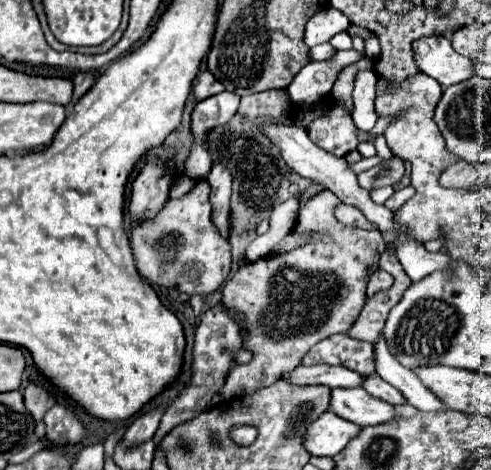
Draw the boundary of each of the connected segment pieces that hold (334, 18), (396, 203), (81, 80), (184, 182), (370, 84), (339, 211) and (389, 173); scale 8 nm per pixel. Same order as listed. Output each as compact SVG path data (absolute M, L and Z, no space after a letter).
M324 8L318 14L314 14L306 24L306 32L304 32L306 46L312 48L316 44L324 44L334 34L344 32L348 26L350 26L350 20L340 10Z
M406 186L406 188L400 188L398 192L394 192L392 198L388 198L384 204L390 206L390 210L398 210L406 200L410 200L414 196L414 188L412 186Z
M80 72L80 74L76 74L76 78L74 78L74 98L72 98L72 104L76 100L80 100L92 88L94 80L96 80L96 76L92 72Z
M182 176L182 178L172 186L172 190L170 190L170 198L180 198L180 196L184 196L186 192L190 192L190 188L194 186L194 182L196 182L196 180Z
M360 72L352 92L352 100L354 100L352 118L354 124L364 132L370 132L378 118L374 112L374 94L376 94L376 74Z
M340 204L336 208L336 218L342 222L342 224L348 224L348 226L356 226L356 228L362 228L362 230L374 230L374 224L370 224L364 214L354 208L354 206L348 206L348 204Z
M392 156L388 160L382 160L380 164L372 166L370 170L358 174L358 186L364 190L376 190L382 186L394 186L404 176L404 160L398 156Z

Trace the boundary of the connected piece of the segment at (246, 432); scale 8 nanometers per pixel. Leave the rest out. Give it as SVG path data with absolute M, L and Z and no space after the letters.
M236 426L230 436L238 446L248 446L248 444L252 444L256 440L256 428L252 428L252 426Z

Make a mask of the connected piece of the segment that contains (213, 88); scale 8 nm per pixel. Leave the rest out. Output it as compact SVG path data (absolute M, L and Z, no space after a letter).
M204 70L204 72L200 72L198 78L196 78L192 96L194 96L196 100L204 100L204 98L210 98L210 96L222 92L222 90L224 90L224 86L222 86L208 70Z

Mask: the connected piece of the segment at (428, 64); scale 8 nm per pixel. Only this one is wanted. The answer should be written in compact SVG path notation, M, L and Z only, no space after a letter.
M428 36L412 42L414 60L420 72L438 80L444 88L472 78L474 62L458 54L446 36Z

